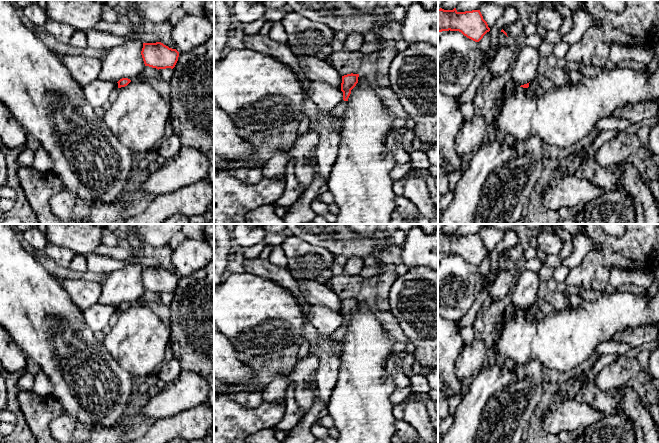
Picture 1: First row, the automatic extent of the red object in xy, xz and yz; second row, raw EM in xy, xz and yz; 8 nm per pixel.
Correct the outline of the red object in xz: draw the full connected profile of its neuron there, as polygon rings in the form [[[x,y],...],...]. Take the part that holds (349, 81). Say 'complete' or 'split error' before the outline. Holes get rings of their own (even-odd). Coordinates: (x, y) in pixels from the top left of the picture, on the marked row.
complete; [[[347,74],[342,76],[341,91],[343,92],[343,100],[348,101],[351,90],[358,83],[359,74]]]

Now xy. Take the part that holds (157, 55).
complete; [[[161,42],[143,43],[141,55],[145,66],[156,69],[173,69],[178,61],[179,52]]]

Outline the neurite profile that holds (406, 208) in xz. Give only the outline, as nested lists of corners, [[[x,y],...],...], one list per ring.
[[[403,195],[396,196],[395,200],[395,210],[398,211],[403,219],[419,219],[419,211],[411,201],[409,201]]]

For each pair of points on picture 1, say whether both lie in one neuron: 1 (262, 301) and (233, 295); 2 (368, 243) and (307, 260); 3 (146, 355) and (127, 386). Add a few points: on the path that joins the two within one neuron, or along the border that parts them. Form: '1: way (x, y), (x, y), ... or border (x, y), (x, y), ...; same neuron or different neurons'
1: way (255, 301), (240, 300); same neuron
2: border (310, 243), (326, 248), (336, 258); different neurons
3: border (116, 360), (137, 381); different neurons

